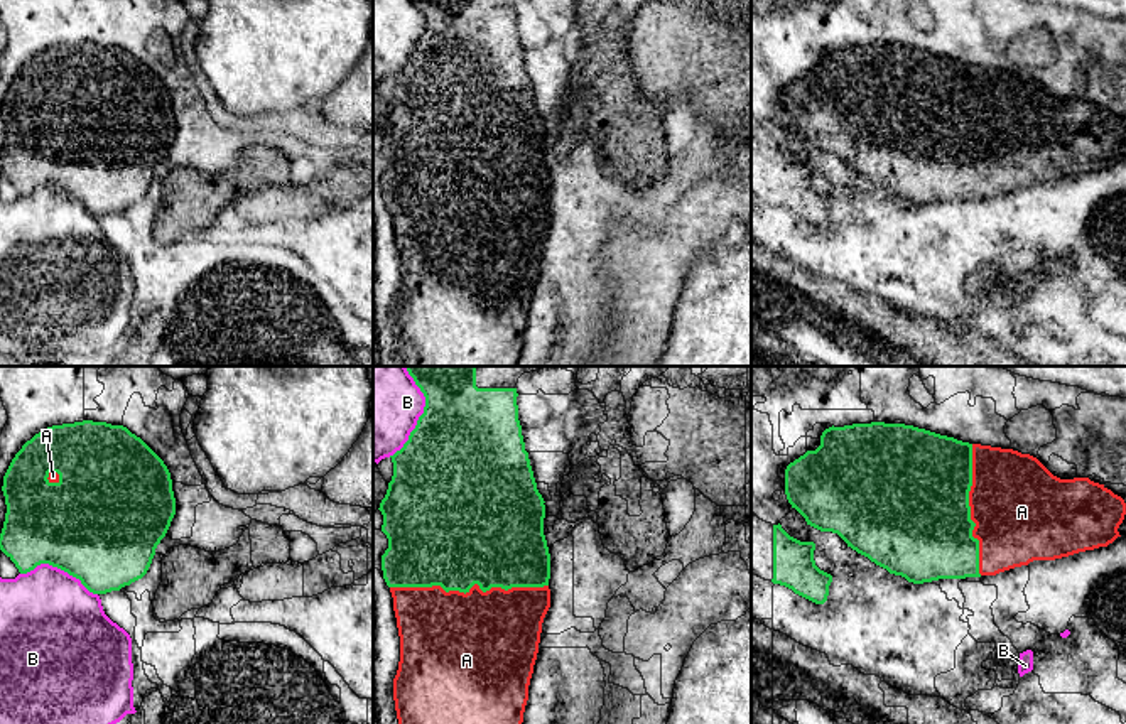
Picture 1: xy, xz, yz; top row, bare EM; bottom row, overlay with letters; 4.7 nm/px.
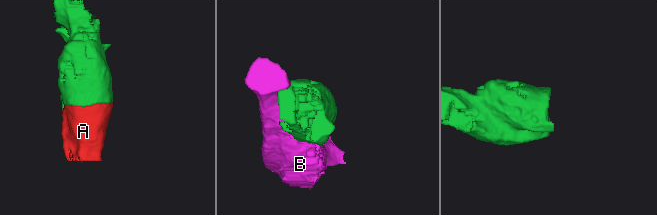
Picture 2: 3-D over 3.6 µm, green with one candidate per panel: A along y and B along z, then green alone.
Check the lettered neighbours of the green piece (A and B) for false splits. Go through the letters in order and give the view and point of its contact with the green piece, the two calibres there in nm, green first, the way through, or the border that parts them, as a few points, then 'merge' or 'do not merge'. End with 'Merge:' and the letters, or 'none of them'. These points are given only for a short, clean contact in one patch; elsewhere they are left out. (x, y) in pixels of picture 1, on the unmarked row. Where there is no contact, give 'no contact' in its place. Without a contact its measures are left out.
A: contact xz (468, 211); calibres 480 and 480 nm; merge
B: contact xz (419, 41); calibres 500 and 380 nm; do not merge
Merge: A

